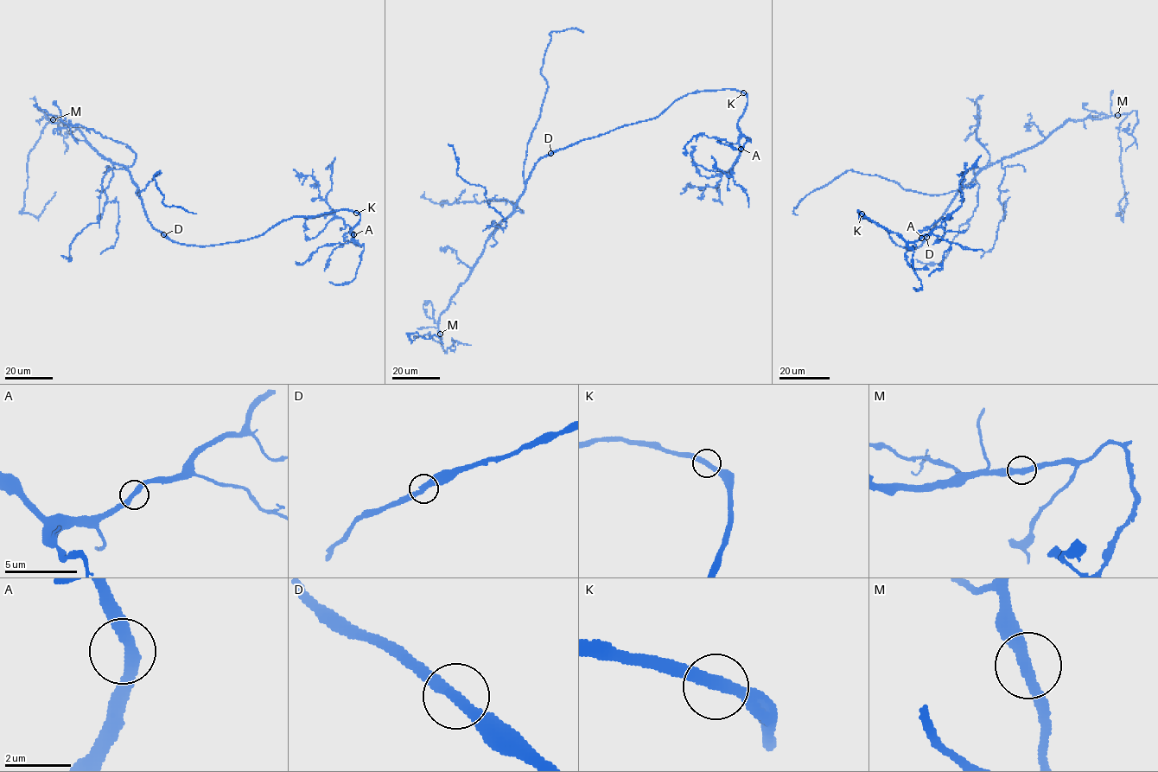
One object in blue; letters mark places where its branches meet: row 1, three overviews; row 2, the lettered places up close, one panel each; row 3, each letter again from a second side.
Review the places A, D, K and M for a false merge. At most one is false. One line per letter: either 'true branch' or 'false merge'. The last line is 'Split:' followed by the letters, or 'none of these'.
A: true branch
D: true branch
K: true branch
M: true branch
Split: none of these

